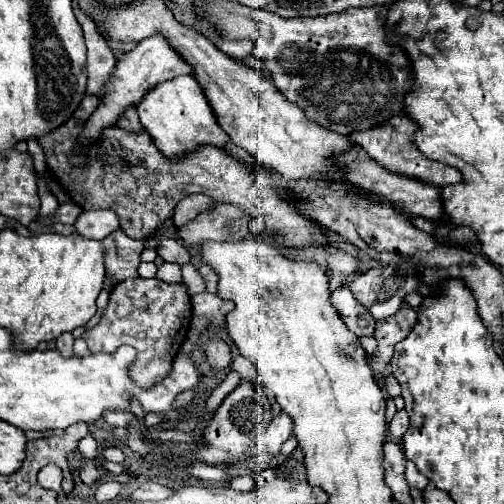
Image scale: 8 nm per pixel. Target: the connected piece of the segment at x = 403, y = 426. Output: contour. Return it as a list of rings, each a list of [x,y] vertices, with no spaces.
[[[399,410],[395,414],[395,418],[391,420],[391,424],[389,424],[391,438],[397,440],[397,442],[401,442],[403,440],[403,434],[407,432],[407,428],[409,428],[409,414],[405,410]]]

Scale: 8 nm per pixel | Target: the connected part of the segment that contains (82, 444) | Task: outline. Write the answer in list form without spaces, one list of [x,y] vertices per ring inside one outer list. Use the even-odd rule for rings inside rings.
[[[90,434],[79,441],[77,448],[87,459],[95,460],[99,456],[97,441]]]

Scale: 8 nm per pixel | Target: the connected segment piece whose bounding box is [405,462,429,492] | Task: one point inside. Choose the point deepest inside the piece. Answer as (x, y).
(416, 480)

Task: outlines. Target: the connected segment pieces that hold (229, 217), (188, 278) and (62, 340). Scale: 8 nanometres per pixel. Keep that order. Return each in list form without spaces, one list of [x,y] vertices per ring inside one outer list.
[[[213,202],[211,208],[203,210],[193,222],[187,222],[177,234],[189,246],[197,246],[203,240],[239,240],[249,232],[251,216],[239,210],[235,204]]]
[[[183,264],[181,270],[183,270],[183,284],[187,284],[191,296],[205,290],[205,282],[203,282],[203,278],[199,276],[199,272],[193,264]]]
[[[65,332],[63,336],[57,338],[57,344],[55,346],[57,346],[59,352],[63,352],[63,356],[71,356],[73,354],[73,340],[75,340],[73,334],[71,332]]]

